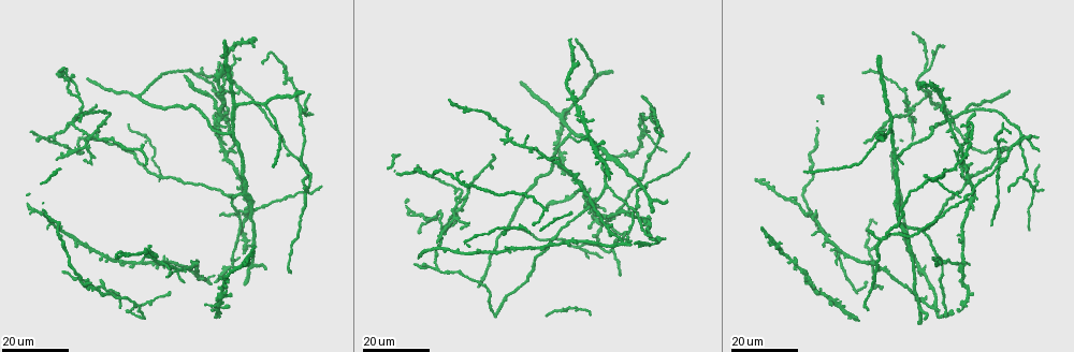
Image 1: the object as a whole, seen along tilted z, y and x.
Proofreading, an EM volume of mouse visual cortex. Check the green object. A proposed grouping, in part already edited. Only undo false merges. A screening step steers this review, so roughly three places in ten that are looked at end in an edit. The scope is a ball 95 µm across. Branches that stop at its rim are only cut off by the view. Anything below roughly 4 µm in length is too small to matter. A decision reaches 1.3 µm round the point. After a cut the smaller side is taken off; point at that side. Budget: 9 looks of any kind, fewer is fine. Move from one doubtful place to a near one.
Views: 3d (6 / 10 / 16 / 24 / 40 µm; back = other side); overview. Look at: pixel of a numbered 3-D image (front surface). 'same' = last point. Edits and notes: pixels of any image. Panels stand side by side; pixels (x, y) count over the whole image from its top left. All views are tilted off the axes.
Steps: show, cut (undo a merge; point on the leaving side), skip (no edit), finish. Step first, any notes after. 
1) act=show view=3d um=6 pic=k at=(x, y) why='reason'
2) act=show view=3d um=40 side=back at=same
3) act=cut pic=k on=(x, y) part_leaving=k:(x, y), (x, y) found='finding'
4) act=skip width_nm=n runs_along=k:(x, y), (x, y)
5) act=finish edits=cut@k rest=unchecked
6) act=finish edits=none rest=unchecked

act=show view=3d um=24 pic=1 at=(999, 155) why='looks like a crossing'

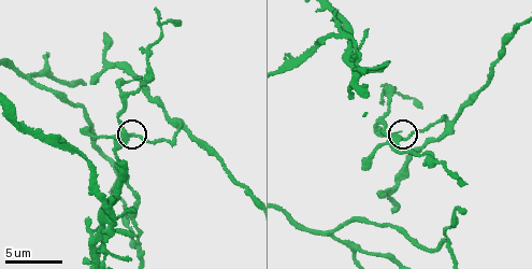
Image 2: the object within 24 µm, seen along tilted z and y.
act=show view=3d um=6 pic=2 at=(391, 139)

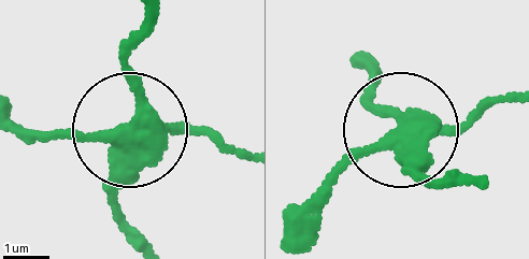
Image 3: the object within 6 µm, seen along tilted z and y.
act=cut pic=3 on=(102, 187) side_arm_um=15 arms=4 found='two neurons meet here'

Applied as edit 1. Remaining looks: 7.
act=show view=overview why='see it whole again'

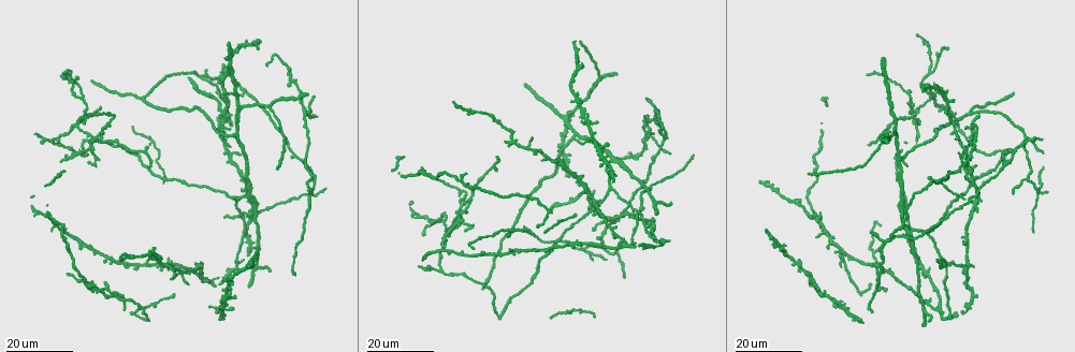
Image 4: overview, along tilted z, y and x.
act=show view=3d um=10 pic=2 at=(108, 216) why='four or more arms meet'

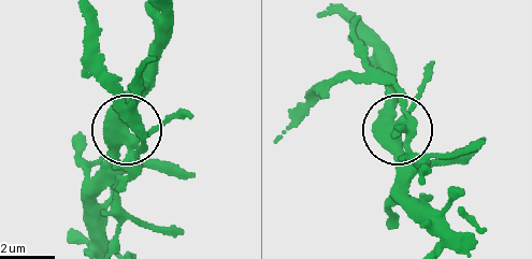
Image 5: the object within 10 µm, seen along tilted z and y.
act=cut pic=5 on=(144, 141) arms=5 part_leaving=5:(133, 155), (140, 132), (102, 59), (92, 17) found='a second neuron is stuck on'

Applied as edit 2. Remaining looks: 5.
act=show view=overview

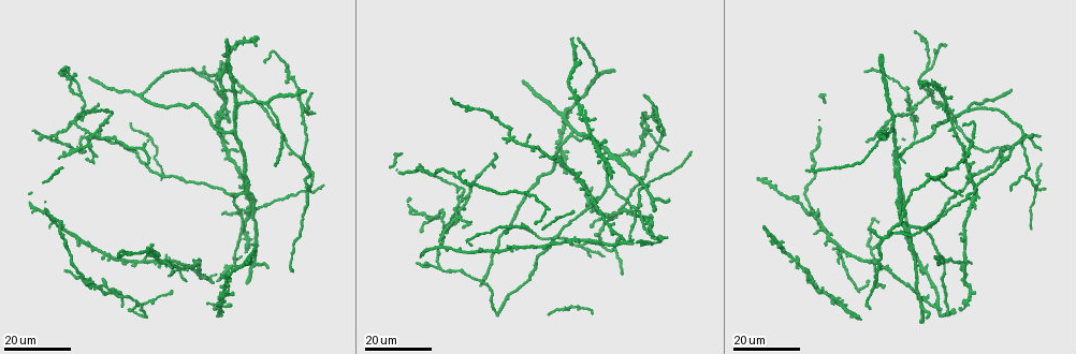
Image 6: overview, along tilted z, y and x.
act=show view=3d um=24 pic=6 at=(814, 216) why='looks like a crossing'

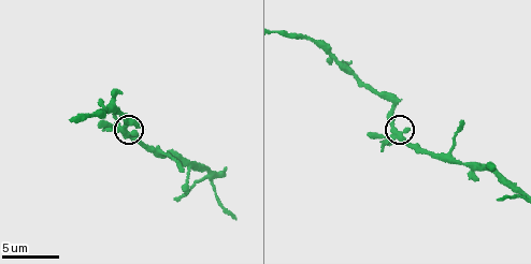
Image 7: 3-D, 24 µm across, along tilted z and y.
act=show view=3d um=10 pic=7 at=(395, 132) why='closer look'

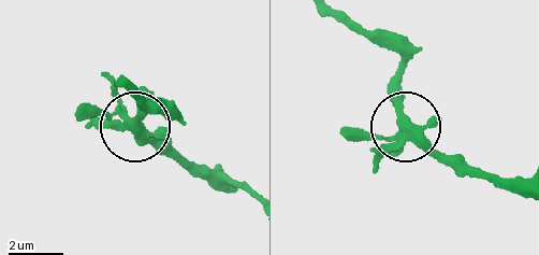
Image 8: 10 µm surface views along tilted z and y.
act=skip width_nm=350 runs_along=8:(228, 190), (209, 185), (119, 114), (82, 107) found='all the same neuron'

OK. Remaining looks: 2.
act=show view=3d um=10 pic=7 at=(212, 177) why='four arms meet'

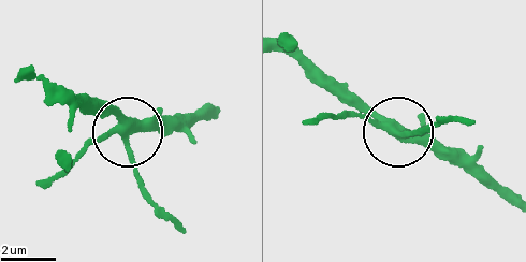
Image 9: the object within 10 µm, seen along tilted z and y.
act=skip width_nm=300 found='continuous, no second neuron'

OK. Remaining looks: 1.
act=finish edits=cut@3,cut@5 rest=unchecked

